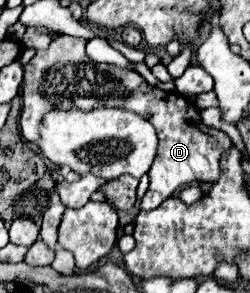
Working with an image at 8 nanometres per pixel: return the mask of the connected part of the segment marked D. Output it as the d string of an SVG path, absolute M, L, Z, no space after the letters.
M56 36L46 50L36 50L34 58L24 66L22 82L22 114L20 114L20 134L28 142L38 140L38 126L44 112L50 108L102 108L124 106L130 112L146 118L158 134L158 152L150 168L150 188L140 200L140 210L158 208L166 198L174 196L184 184L194 180L210 182L220 176L220 156L230 148L232 140L214 128L208 128L200 120L200 112L194 104L180 94L166 94L152 88L138 72L128 68L118 68L112 64L92 62L84 48L82 38Z

